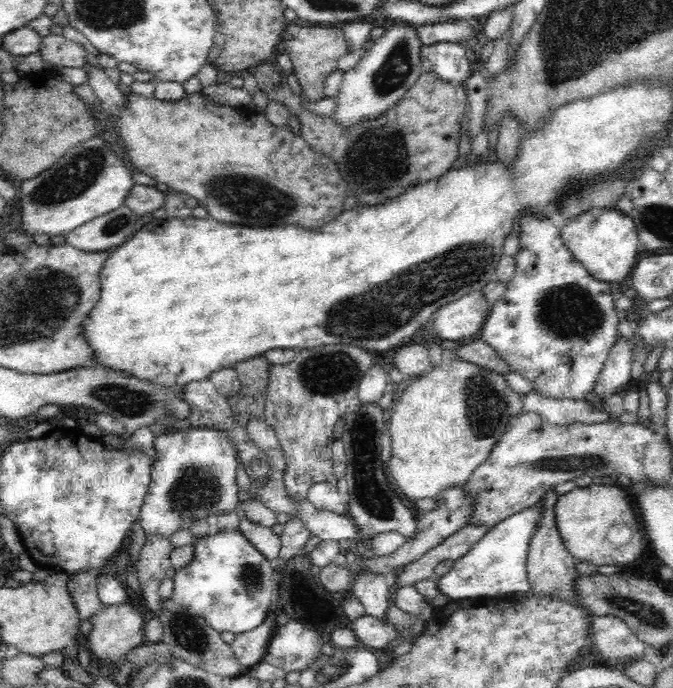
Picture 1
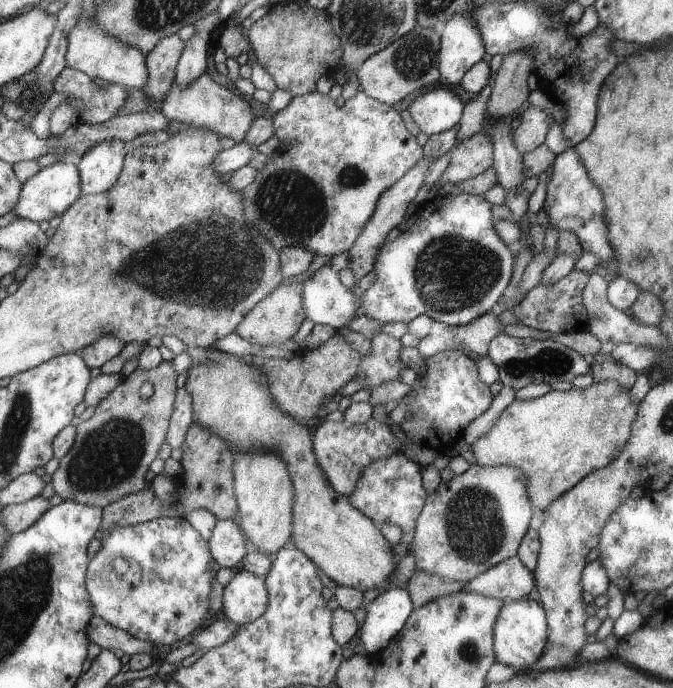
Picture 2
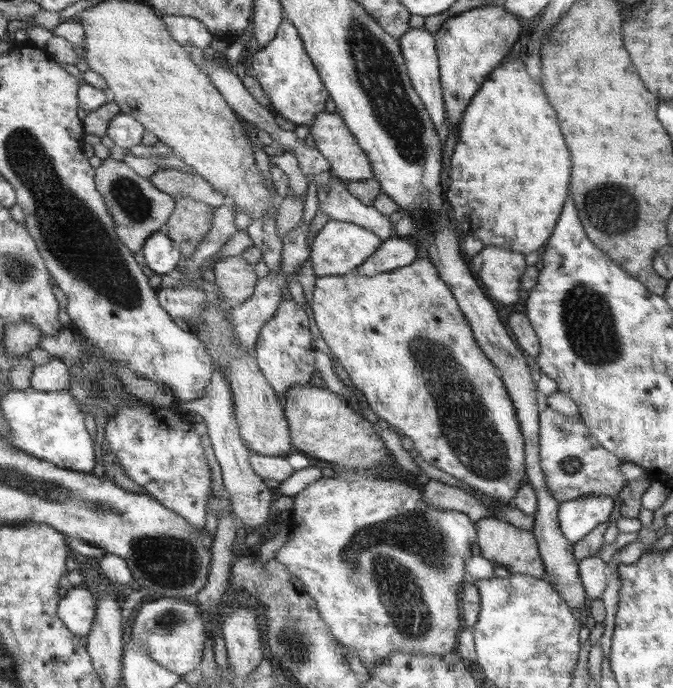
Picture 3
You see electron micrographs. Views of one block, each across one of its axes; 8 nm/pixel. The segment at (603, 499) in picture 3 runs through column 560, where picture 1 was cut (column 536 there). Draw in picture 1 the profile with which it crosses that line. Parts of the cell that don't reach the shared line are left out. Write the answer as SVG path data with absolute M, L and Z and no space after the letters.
M536 503L493 526L466 554L454 560L448 573L436 578L436 588L452 601L480 596L528 594L531 587L527 574L528 544L532 540L532 532L536 532L536 526L540 524L540 518L542 507Z

